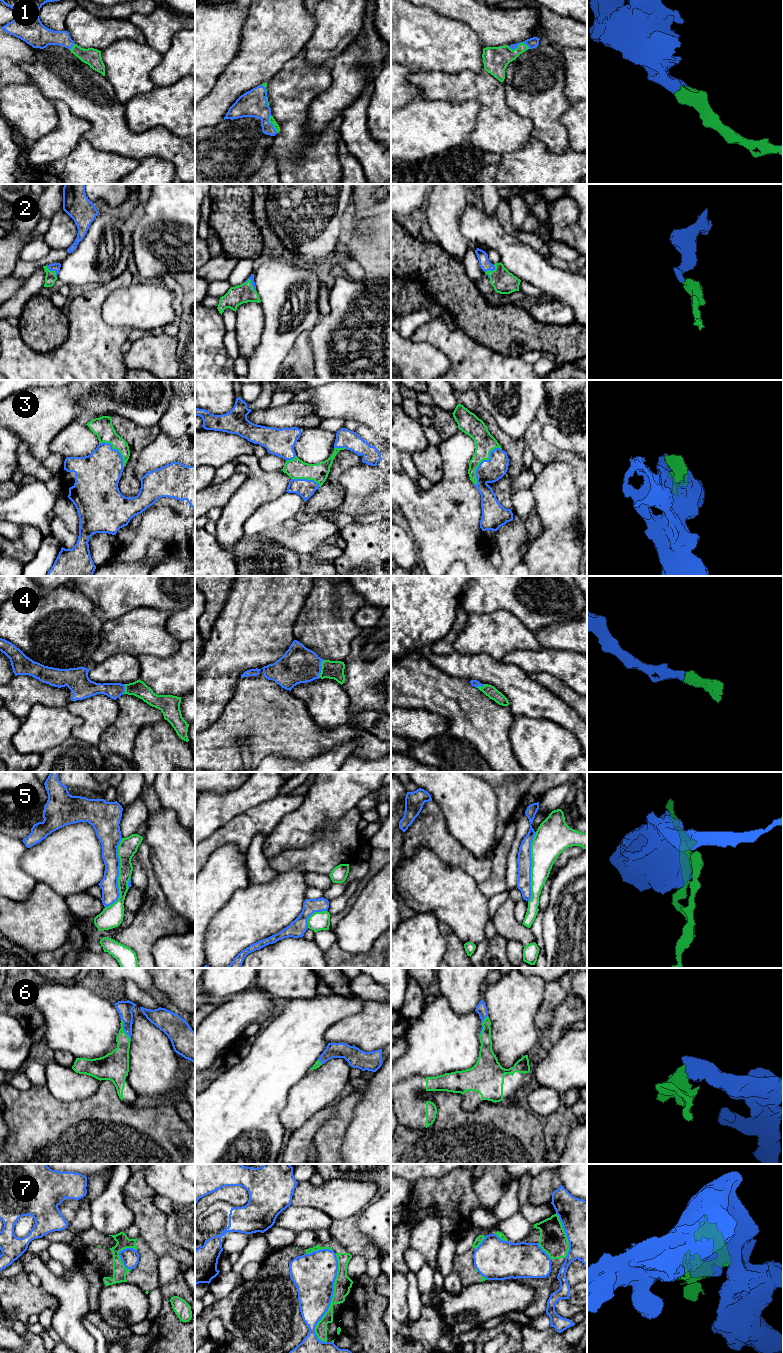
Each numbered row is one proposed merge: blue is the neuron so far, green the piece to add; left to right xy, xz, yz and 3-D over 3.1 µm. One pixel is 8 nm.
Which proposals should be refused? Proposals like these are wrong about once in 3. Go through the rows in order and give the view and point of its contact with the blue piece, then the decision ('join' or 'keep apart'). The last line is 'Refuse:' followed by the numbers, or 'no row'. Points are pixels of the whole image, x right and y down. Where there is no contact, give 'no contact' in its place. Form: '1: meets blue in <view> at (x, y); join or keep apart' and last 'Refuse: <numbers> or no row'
1: meets blue in xz at (272, 124); join
2: meets blue in xz at (251, 283); join
3: meets blue in yz at (482, 461); join
4: meets blue in xz at (320, 669); join
5: meets blue in xy at (118, 875); keep apart
6: meets blue in xy at (123, 1029); join
7: meets blue in xz at (331, 1298); keep apart
Refuse: 5, 7

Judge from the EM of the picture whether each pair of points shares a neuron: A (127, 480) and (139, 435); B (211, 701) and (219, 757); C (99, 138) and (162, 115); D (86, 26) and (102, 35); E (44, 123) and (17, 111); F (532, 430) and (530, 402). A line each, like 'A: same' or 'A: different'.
A: same
B: different
C: different
D: same
E: same
F: different

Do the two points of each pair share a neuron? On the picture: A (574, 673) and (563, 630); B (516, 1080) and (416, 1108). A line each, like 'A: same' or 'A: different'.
A: different
B: same

